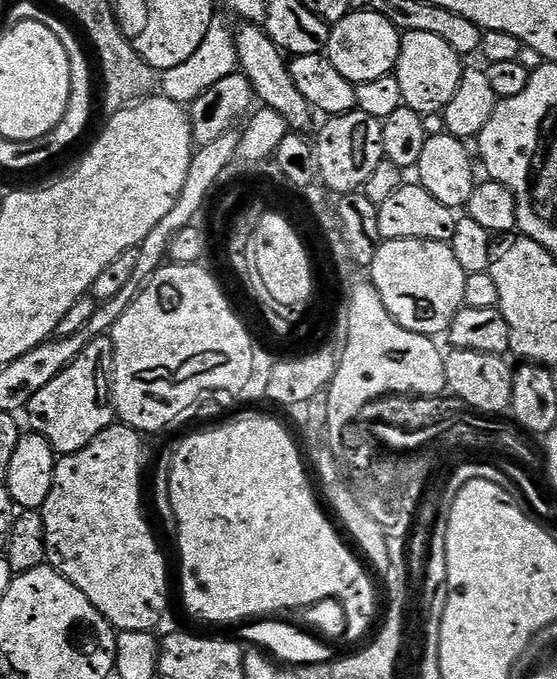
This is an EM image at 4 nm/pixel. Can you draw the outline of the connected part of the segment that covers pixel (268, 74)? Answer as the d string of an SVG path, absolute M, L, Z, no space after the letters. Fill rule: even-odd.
M244 22L235 29L236 58L239 71L250 82L253 95L257 101L267 108L276 110L278 114L286 118L291 131L305 133L312 124L314 112L311 104L303 98L298 86L294 86L294 78L288 69L289 61L285 53L269 38L263 27L256 22Z

